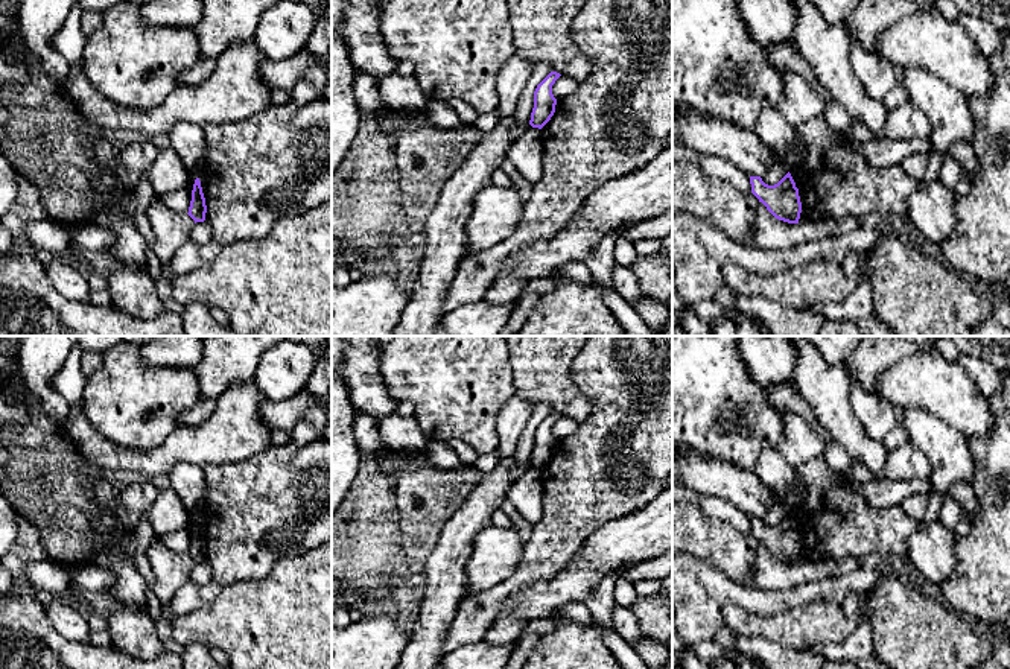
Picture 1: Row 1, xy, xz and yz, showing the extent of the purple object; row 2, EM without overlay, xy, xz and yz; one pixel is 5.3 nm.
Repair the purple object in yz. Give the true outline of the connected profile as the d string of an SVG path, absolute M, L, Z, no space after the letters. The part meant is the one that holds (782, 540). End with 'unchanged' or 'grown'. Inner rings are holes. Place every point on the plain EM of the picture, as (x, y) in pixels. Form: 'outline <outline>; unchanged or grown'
outline M789 512L774 526L765 525L761 517L750 517L750 525L751 534L776 560L799 564L802 543Z; unchanged

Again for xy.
outline M199 518L195 520L193 531L192 531L192 541L189 547L189 556L196 563L204 563L207 553L205 538L202 534Z; unchanged

